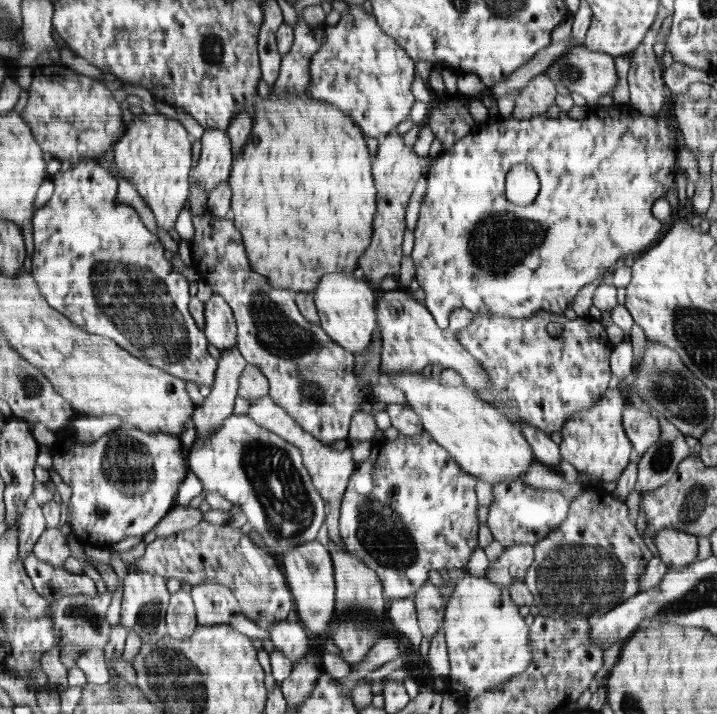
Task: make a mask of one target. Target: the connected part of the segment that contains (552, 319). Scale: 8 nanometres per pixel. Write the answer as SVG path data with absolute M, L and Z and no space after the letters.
M540 311L527 319L500 315L474 314L472 323L457 333L457 340L488 372L490 385L475 390L488 404L494 404L515 425L530 424L547 433L562 432L566 420L576 411L594 407L606 394L610 382L610 354L615 344L608 340L606 328L589 315L568 320L564 314Z

